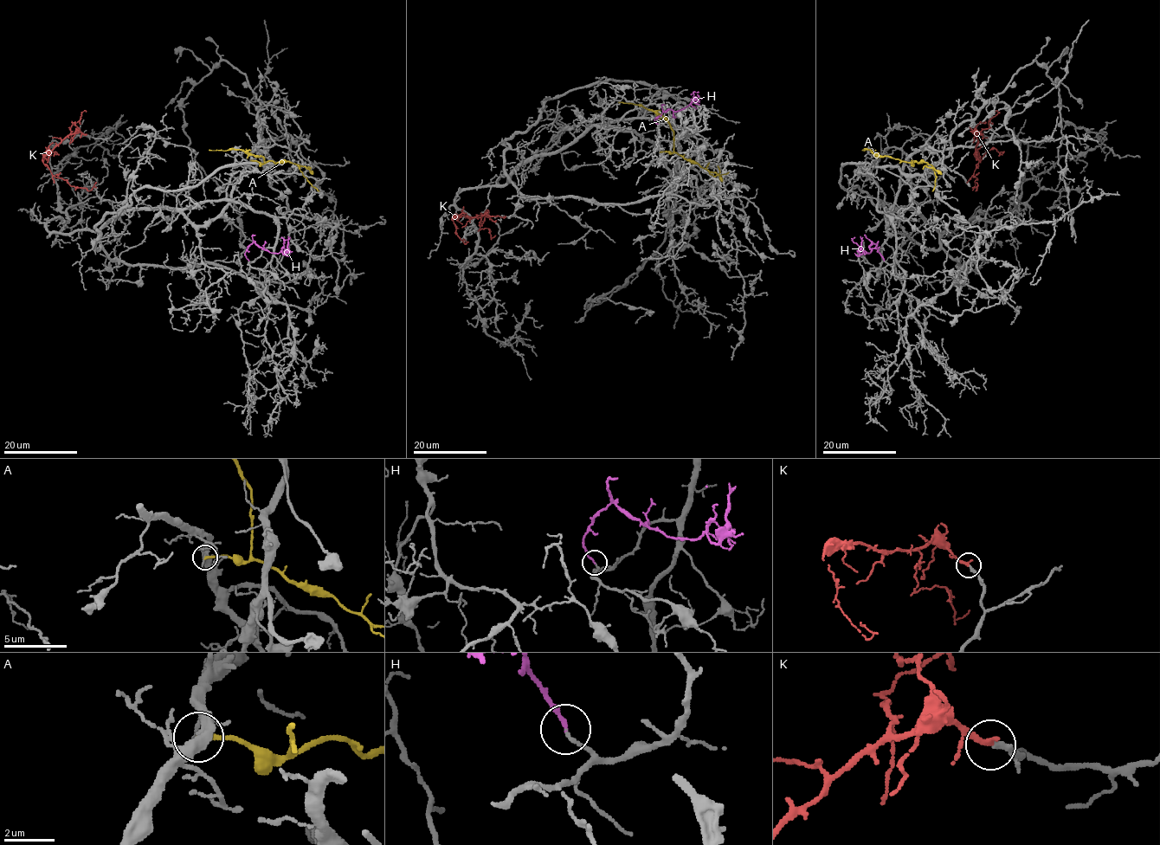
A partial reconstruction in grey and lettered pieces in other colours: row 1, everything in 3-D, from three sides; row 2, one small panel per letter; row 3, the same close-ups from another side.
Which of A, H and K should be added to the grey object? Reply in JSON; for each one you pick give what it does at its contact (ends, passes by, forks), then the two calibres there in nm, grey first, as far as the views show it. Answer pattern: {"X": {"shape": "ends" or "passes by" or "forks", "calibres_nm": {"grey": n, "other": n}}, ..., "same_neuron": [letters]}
{"H": {"shape": "ends", "calibres_nm": {"grey": 120, "other": 150}}, "K": {"shape": "ends", "calibres_nm": {"grey": 240, "other": 240}}, "same_neuron": ["H", "K"]}

